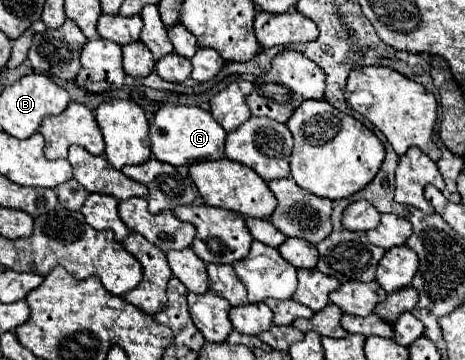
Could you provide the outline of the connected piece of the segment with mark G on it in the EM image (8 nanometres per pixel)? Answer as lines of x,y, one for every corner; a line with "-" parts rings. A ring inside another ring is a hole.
164,105
150,125
152,155
170,165
192,165
202,159
222,159
224,157
224,139
226,131
222,125
200,107
188,105

